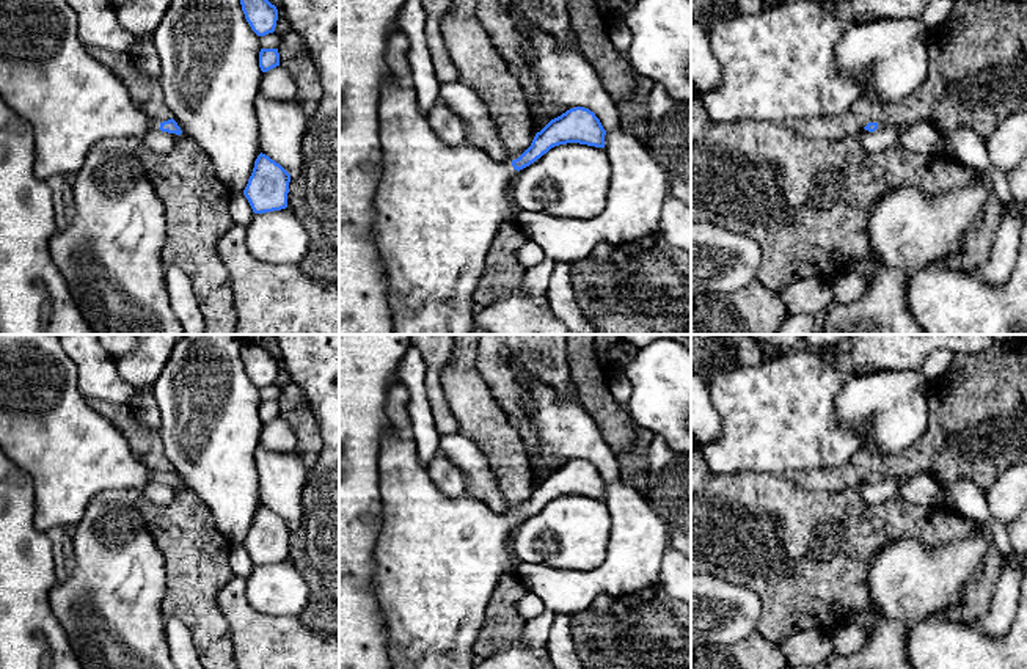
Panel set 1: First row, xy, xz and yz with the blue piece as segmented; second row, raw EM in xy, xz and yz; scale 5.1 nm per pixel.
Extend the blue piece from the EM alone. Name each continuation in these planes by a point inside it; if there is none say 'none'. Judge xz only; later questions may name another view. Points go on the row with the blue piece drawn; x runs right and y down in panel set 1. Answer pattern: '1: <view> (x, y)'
1: xz (437, 208)

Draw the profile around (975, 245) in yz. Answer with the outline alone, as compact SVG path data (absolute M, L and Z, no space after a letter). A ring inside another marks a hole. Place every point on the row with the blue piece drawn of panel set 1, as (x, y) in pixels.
M992 192L988 199L980 220L961 239L958 253L948 256L931 265L933 270L978 270L988 259L996 232L1005 218L1005 206Z

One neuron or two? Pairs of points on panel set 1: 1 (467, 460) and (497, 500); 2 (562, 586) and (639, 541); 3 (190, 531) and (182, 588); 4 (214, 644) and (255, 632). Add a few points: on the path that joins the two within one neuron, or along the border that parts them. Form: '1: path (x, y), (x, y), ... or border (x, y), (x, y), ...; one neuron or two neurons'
1: path (476, 470), (487, 490); one neuron
2: path (581, 586), (600, 580), (621, 559); one neuron
3: path (190, 545), (190, 573); one neuron
4: border (217, 605), (228, 624), (234, 652); two neurons

